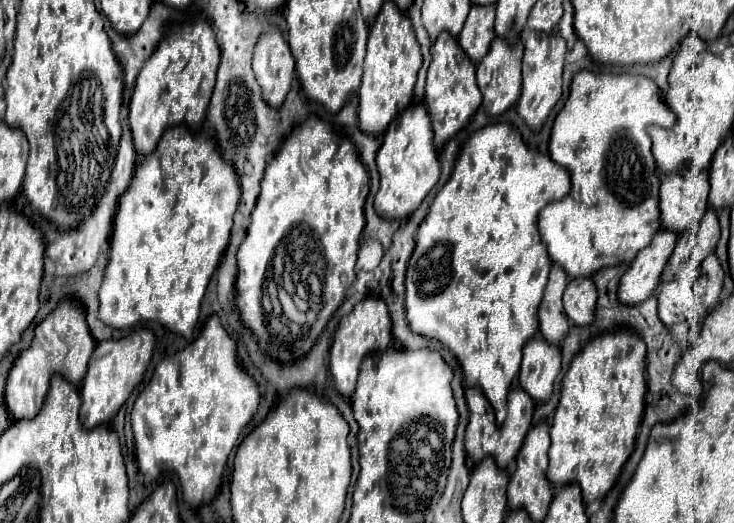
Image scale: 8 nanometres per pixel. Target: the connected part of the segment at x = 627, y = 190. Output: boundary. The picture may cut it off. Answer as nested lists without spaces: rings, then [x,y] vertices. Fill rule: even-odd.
[[[581,70],[573,76],[565,108],[557,114],[549,138],[549,156],[553,162],[571,172],[573,188],[569,196],[547,204],[539,212],[539,234],[547,246],[549,258],[551,262],[563,266],[569,278],[591,276],[607,266],[629,266],[635,254],[643,250],[661,228],[659,178],[657,162],[651,154],[651,138],[647,134],[649,126],[675,126],[675,114],[667,108],[651,78],[637,74],[593,74],[589,70]],[[603,116],[611,120],[609,132],[607,136],[597,136],[595,122]]]

